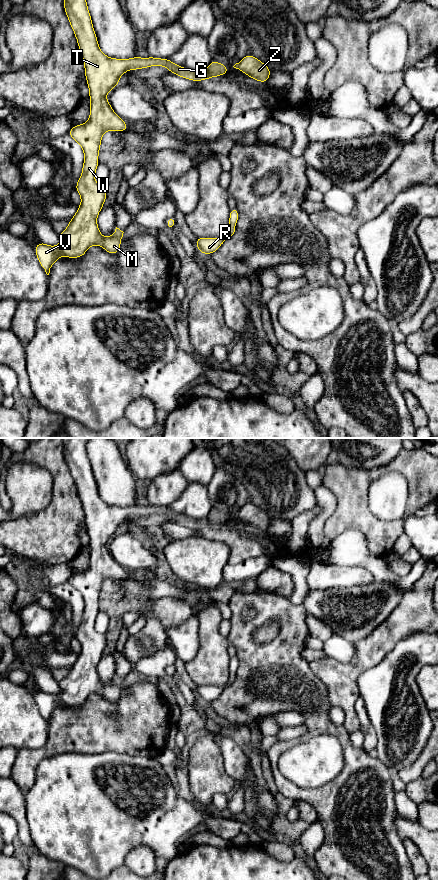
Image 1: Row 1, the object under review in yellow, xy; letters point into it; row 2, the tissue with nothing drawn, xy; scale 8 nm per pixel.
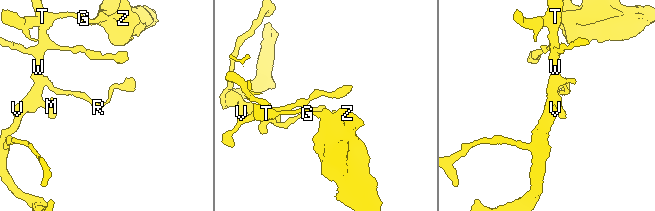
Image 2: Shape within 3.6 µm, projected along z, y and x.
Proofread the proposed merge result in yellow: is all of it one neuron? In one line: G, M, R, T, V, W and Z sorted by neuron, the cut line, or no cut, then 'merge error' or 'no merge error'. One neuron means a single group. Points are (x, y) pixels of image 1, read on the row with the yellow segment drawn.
G M R T V W / Z; cut in xy along (206, 70), (212, 76); merge error

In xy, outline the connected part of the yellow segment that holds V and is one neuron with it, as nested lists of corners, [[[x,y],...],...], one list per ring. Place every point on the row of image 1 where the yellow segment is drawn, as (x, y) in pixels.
[[[64,0],[64,11],[74,31],[84,62],[85,77],[90,91],[90,117],[86,123],[74,125],[68,132],[84,151],[82,173],[75,186],[75,190],[81,196],[81,204],[77,213],[70,219],[68,227],[58,234],[58,246],[49,246],[44,242],[34,246],[38,261],[47,275],[61,255],[67,258],[80,258],[93,245],[100,245],[112,255],[120,250],[124,232],[116,227],[112,236],[103,237],[97,226],[97,216],[103,208],[107,194],[106,188],[97,184],[94,179],[103,134],[108,130],[128,130],[127,124],[113,111],[106,99],[107,93],[119,84],[119,78],[128,70],[151,66],[166,67],[171,73],[195,82],[212,77],[207,70],[195,72],[174,64],[168,58],[109,58],[99,48],[86,0]]]

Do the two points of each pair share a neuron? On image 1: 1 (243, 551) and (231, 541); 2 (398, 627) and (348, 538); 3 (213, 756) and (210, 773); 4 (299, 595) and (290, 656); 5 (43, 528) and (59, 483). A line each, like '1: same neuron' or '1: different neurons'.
1: same neuron
2: different neurons
3: same neuron
4: different neurons
5: same neuron

